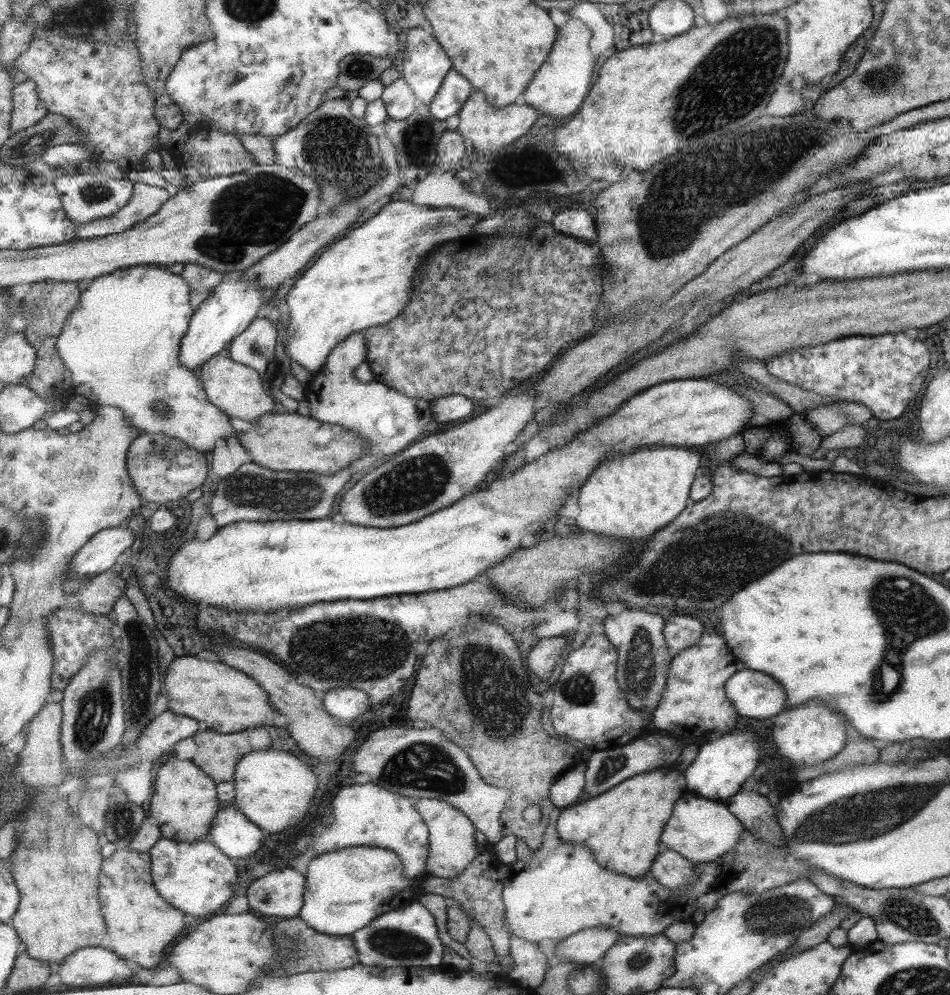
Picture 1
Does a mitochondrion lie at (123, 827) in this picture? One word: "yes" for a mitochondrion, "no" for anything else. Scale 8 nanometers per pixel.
yes

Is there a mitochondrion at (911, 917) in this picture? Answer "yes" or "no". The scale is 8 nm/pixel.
yes

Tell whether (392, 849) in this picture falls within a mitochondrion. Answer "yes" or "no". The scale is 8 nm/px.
no

